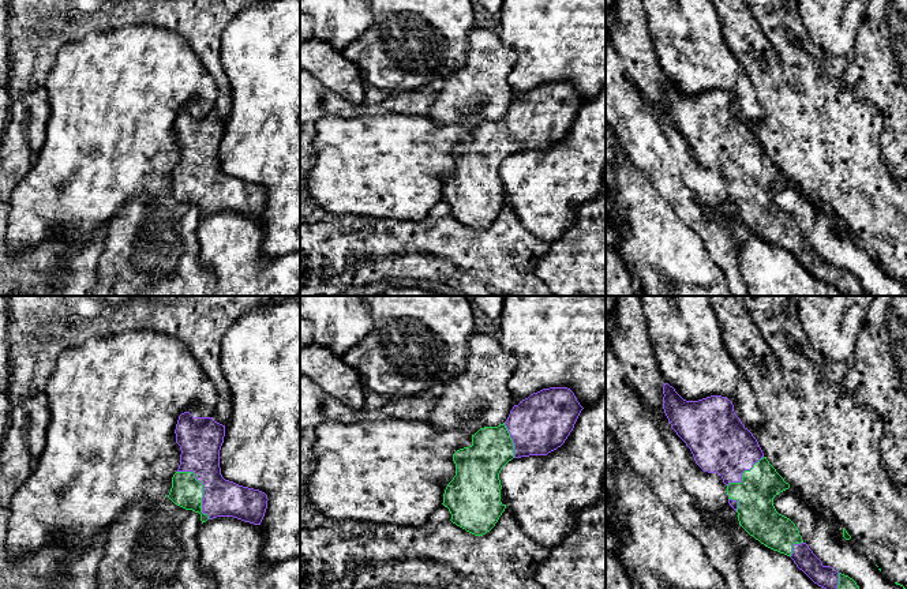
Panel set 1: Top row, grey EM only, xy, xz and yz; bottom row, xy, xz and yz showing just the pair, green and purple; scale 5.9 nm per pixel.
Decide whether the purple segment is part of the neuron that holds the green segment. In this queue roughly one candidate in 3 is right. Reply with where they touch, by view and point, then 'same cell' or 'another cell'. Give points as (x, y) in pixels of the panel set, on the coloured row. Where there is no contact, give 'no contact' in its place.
meets green in xy at (202, 488); same cell

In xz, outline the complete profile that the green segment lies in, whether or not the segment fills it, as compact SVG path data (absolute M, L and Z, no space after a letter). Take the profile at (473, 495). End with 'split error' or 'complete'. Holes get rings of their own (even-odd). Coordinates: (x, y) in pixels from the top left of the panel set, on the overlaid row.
M543 389L514 405L503 424L480 428L472 435L472 444L453 454L456 476L447 484L442 503L451 514L450 521L475 536L490 532L506 509L501 502L502 468L513 458L547 455L561 447L582 409L570 389Z | split error

